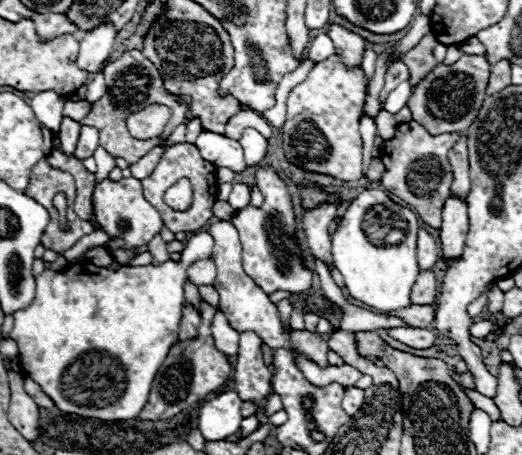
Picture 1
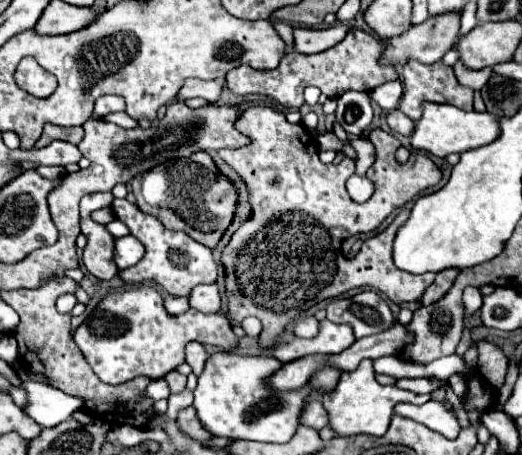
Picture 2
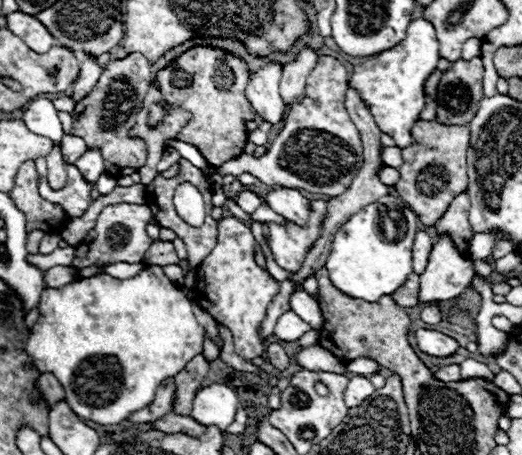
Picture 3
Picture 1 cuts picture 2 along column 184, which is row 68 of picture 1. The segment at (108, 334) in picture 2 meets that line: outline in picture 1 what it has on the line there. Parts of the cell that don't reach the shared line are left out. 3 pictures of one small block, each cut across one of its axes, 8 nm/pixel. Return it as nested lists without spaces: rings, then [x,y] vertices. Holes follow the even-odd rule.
[[[334,54],[322,62],[316,62],[304,82],[292,88],[288,96],[288,114],[282,126],[282,148],[288,162],[308,172],[328,174],[336,180],[360,180],[362,178],[362,138],[360,138],[360,114],[364,110],[364,72],[346,70],[340,58]]]

